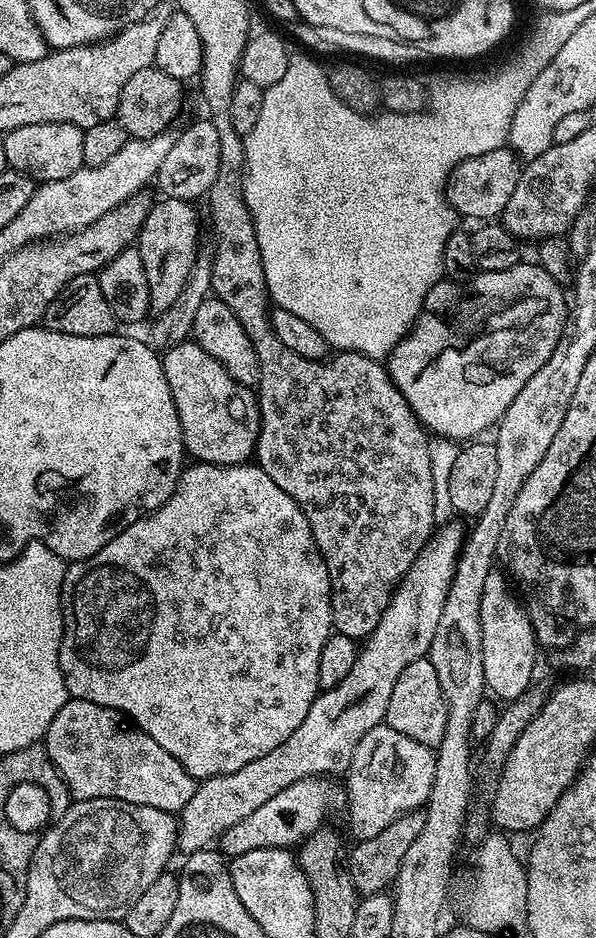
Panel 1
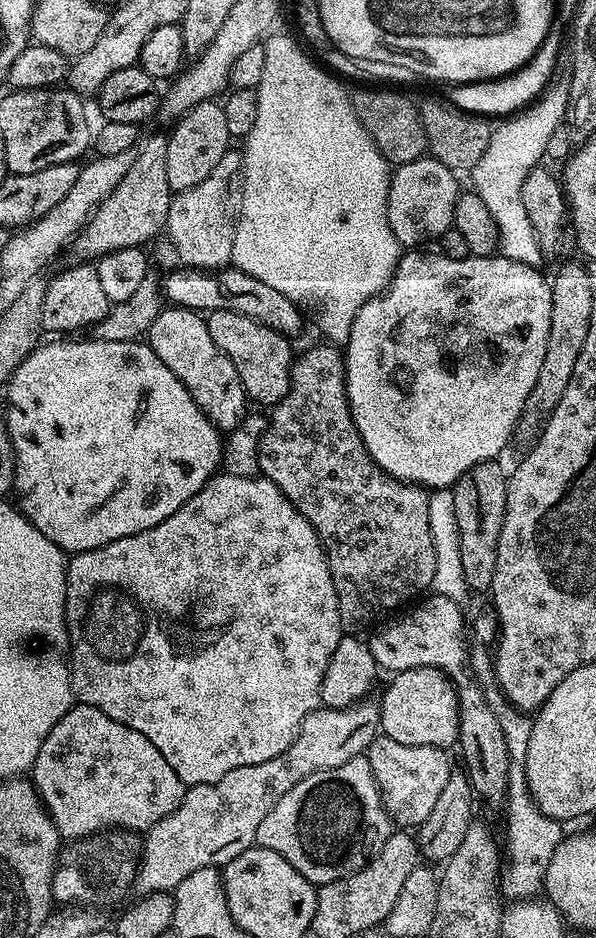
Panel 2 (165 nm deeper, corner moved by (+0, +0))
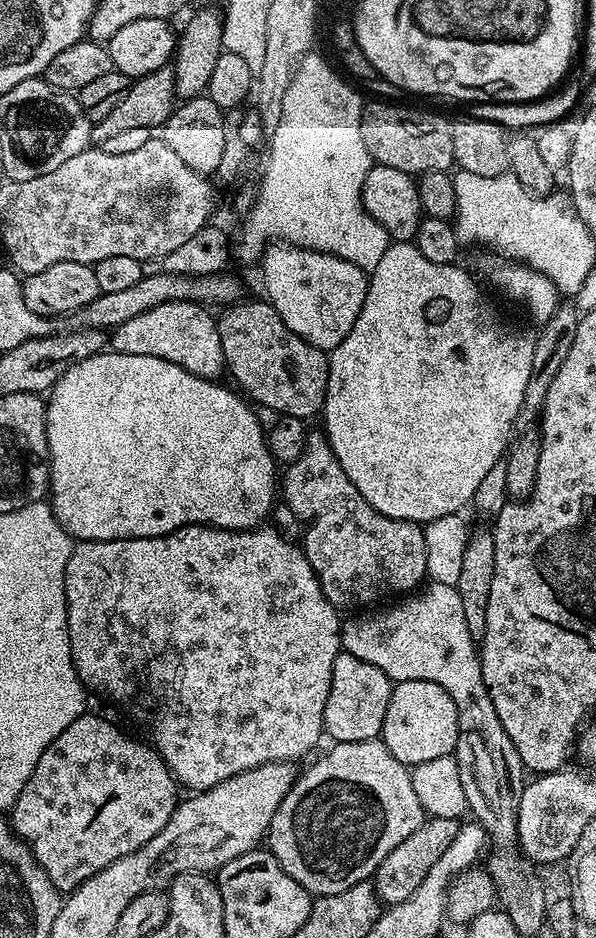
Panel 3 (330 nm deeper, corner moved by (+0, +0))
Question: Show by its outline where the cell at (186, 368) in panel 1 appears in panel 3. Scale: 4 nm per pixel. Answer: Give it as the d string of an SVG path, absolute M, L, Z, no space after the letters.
M185 300L154 306L154 310L146 310L115 328L110 336L111 351L162 358L182 366L182 370L190 370L190 374L216 380L219 372L225 371L224 355L217 317L208 312L211 311L205 305Z

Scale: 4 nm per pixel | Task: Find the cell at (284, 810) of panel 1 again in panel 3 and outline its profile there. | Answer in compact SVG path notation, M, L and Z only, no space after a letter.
M383 739L333 743L331 747L325 756L318 757L305 772L303 769L297 775L286 798L282 798L266 837L267 851L313 897L342 894L350 886L375 877L382 858L398 842L410 838L426 819L422 802L414 794L411 771L390 754Z

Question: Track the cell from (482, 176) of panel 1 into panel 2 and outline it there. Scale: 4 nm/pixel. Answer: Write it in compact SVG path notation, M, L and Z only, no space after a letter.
M425 154L414 162L399 165L391 173L392 181L388 187L386 214L390 218L390 230L399 237L407 238L413 232L424 240L439 241L442 234L452 227L454 202L458 195L456 188L457 173L447 168L436 157Z

